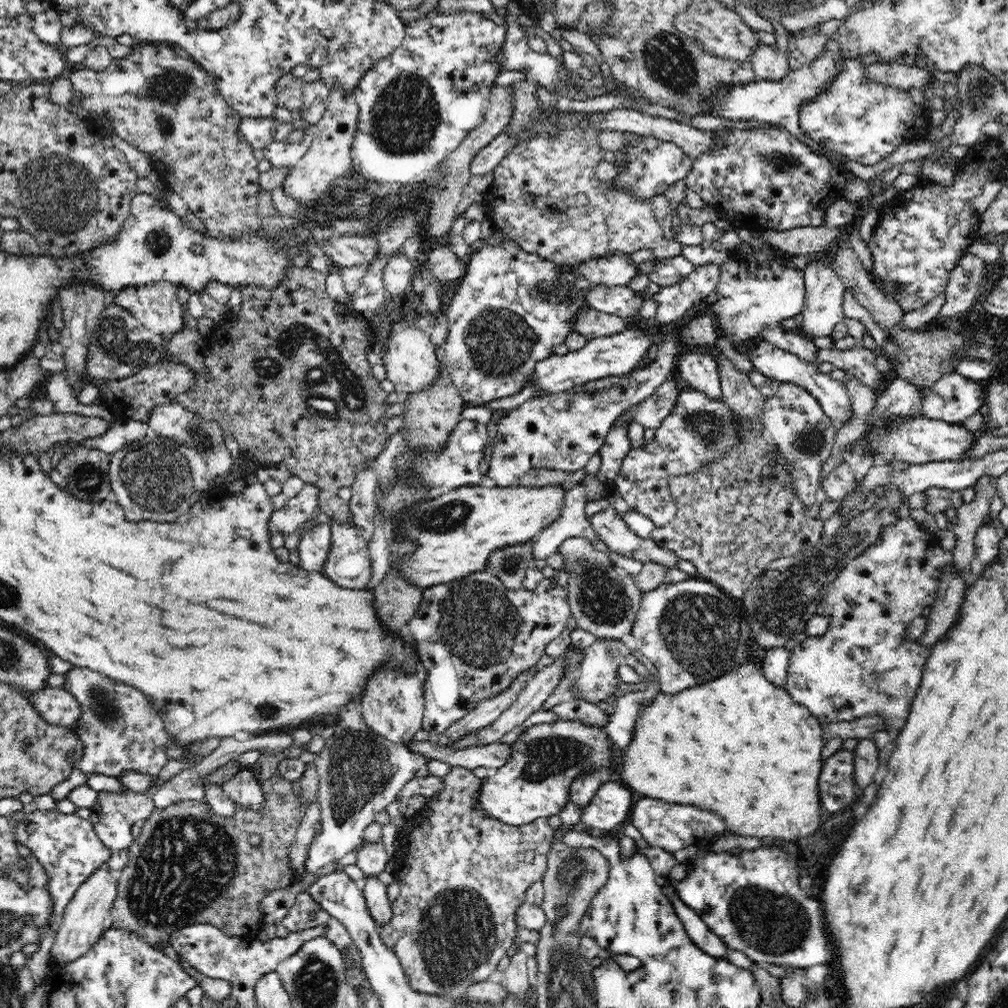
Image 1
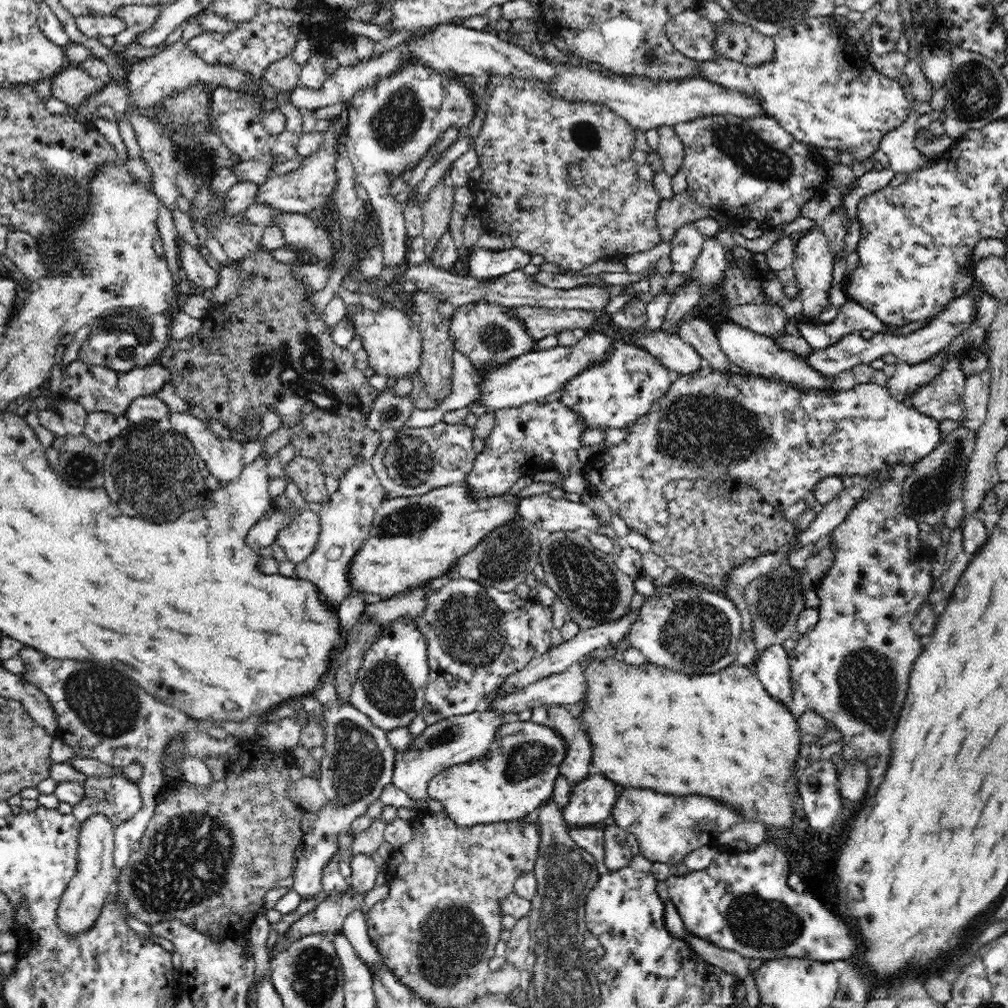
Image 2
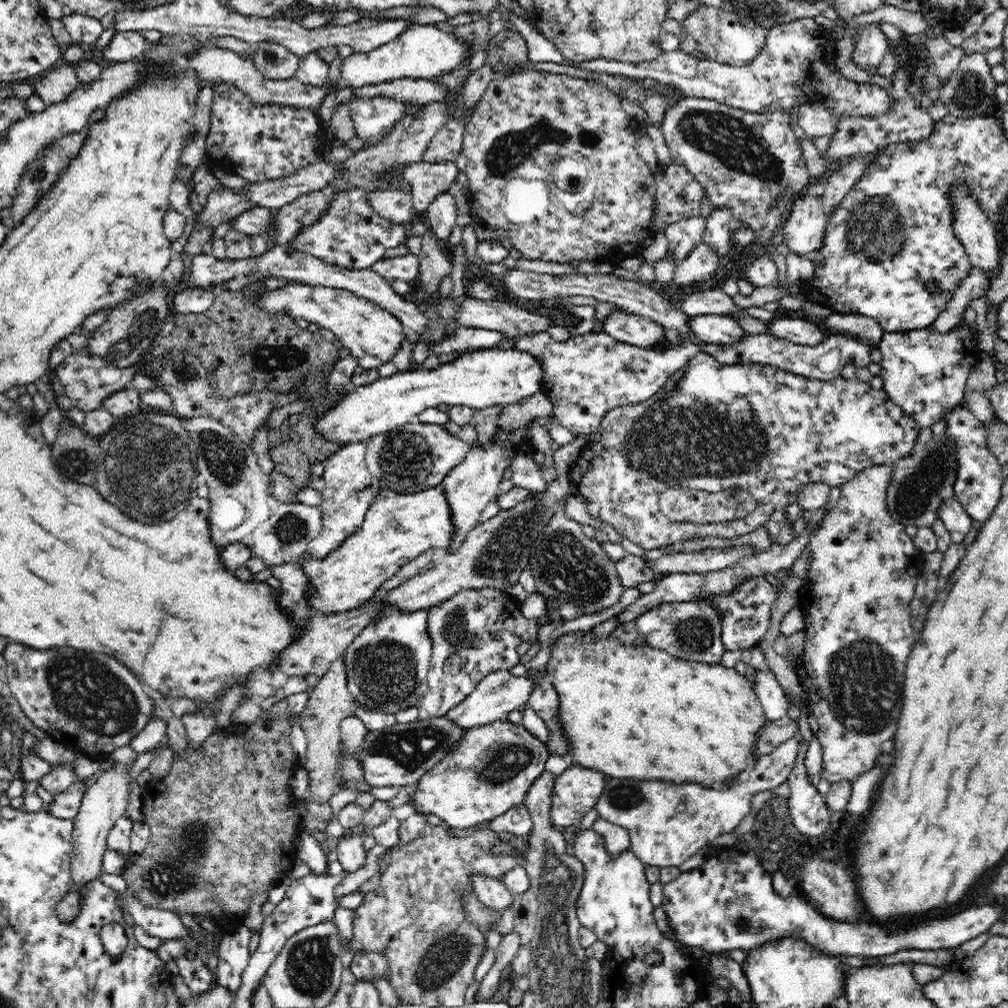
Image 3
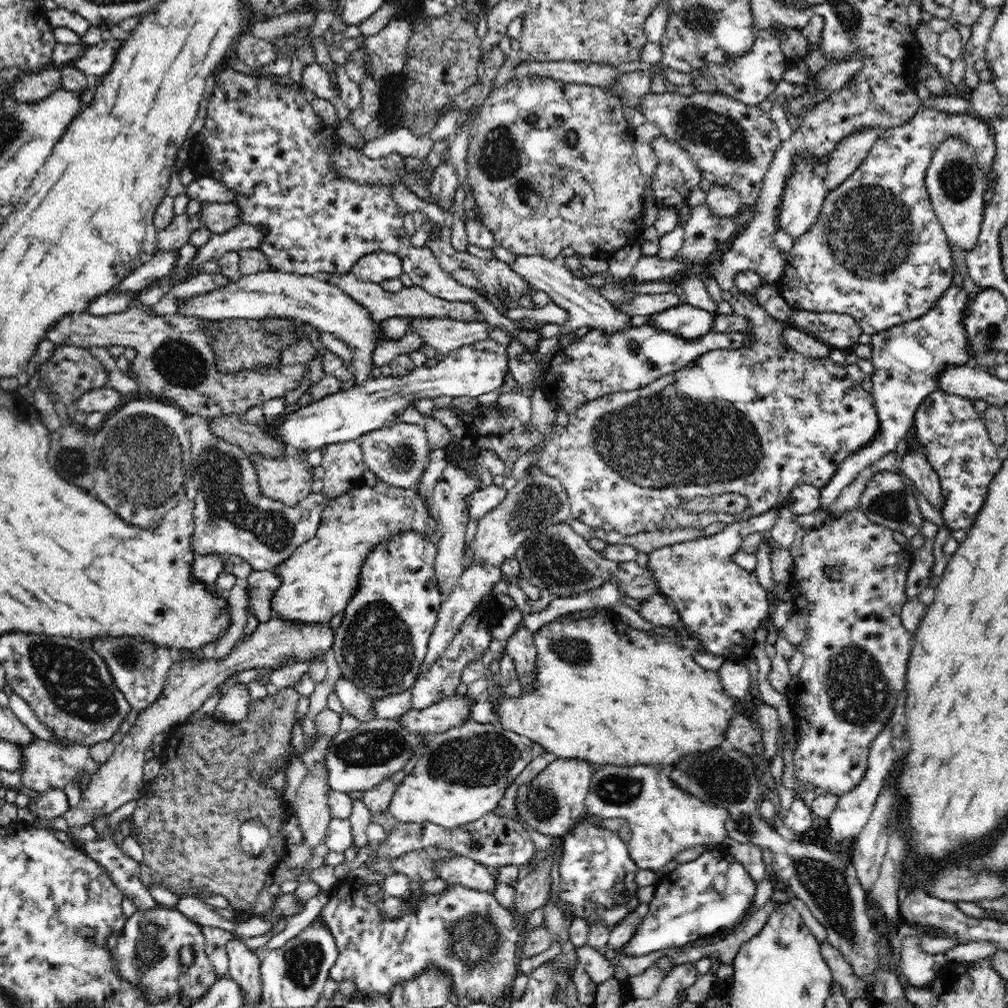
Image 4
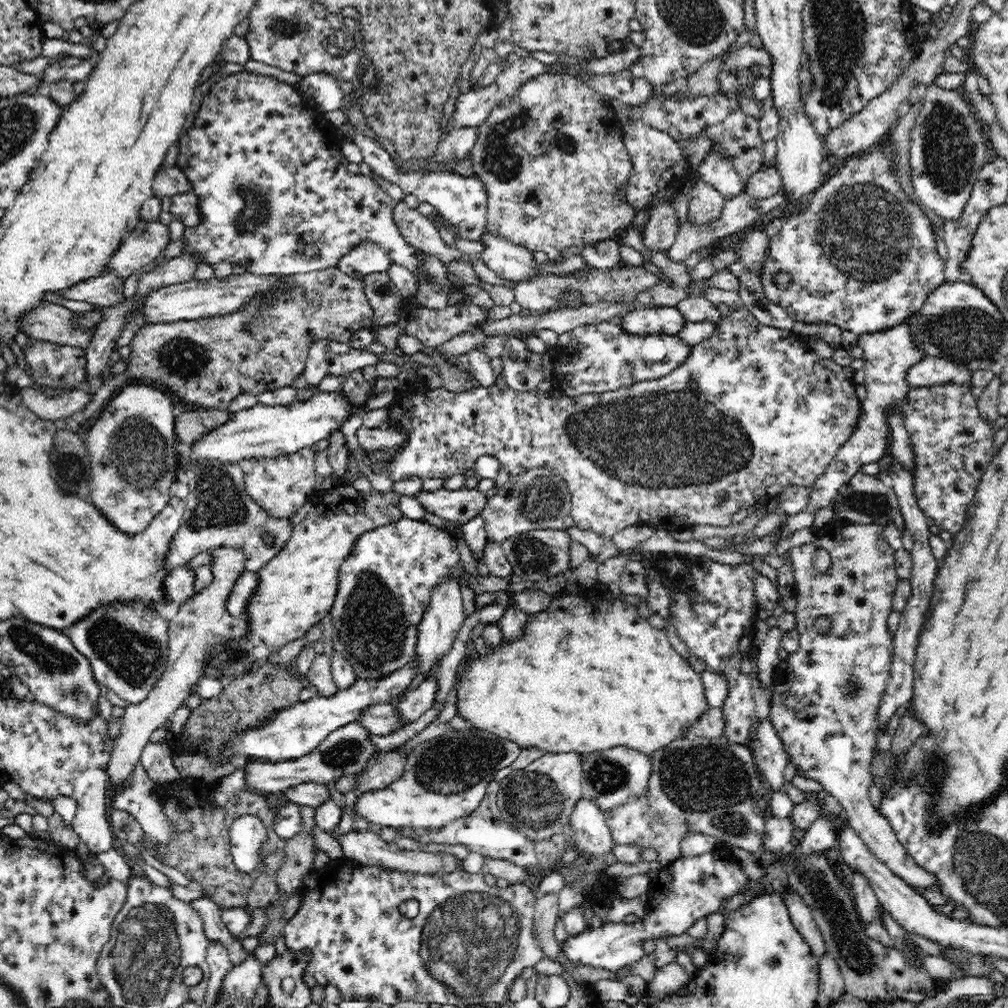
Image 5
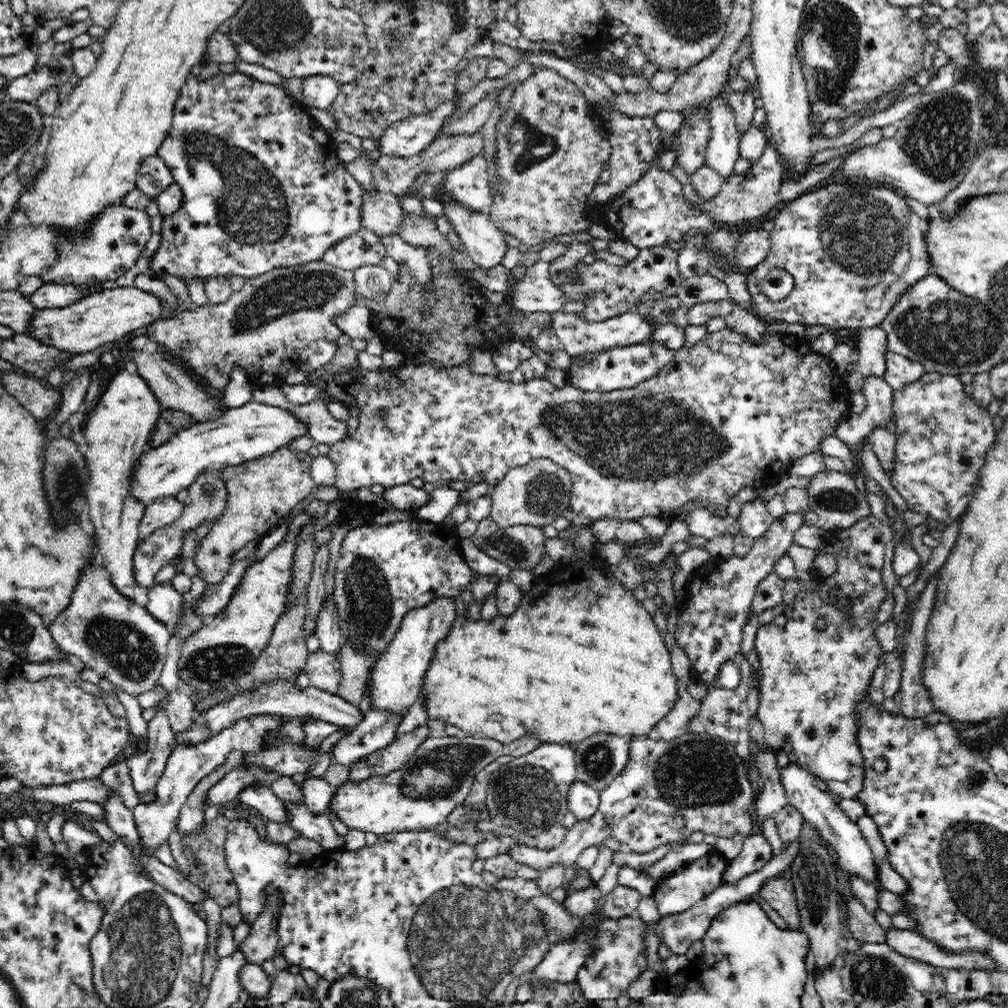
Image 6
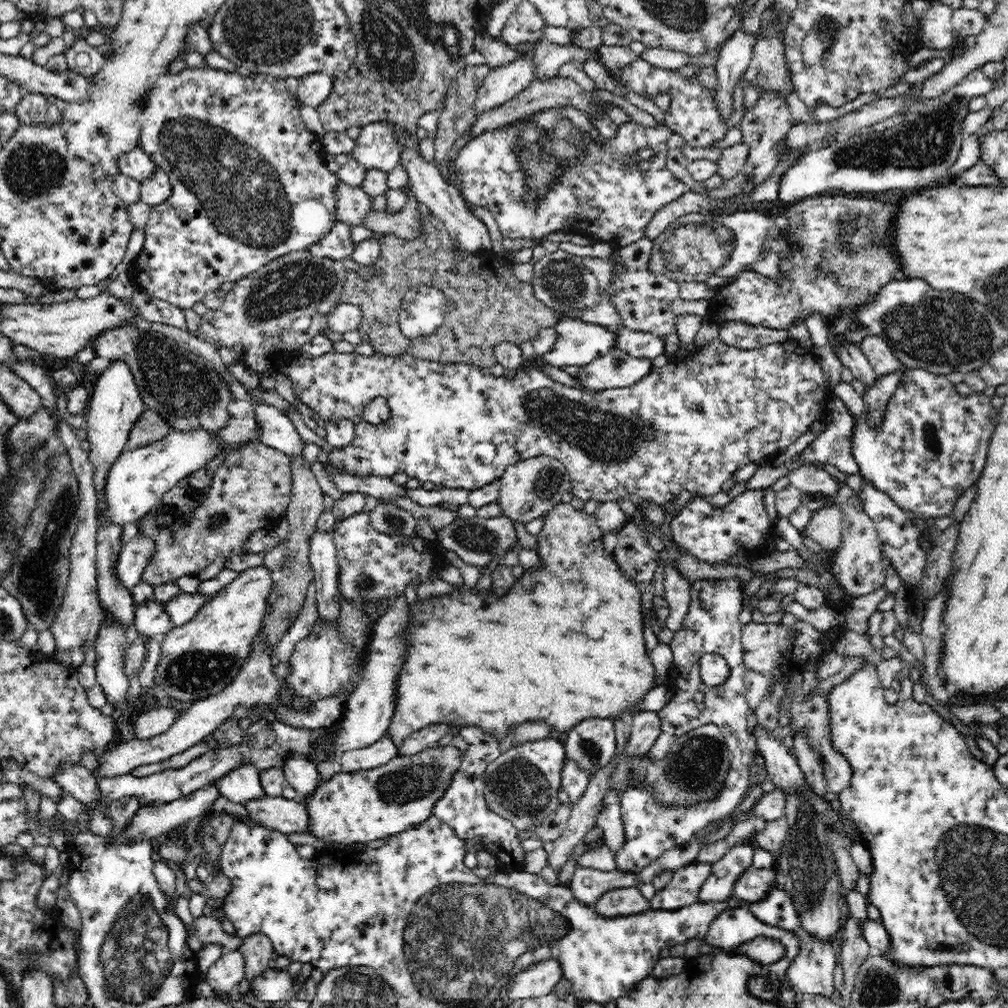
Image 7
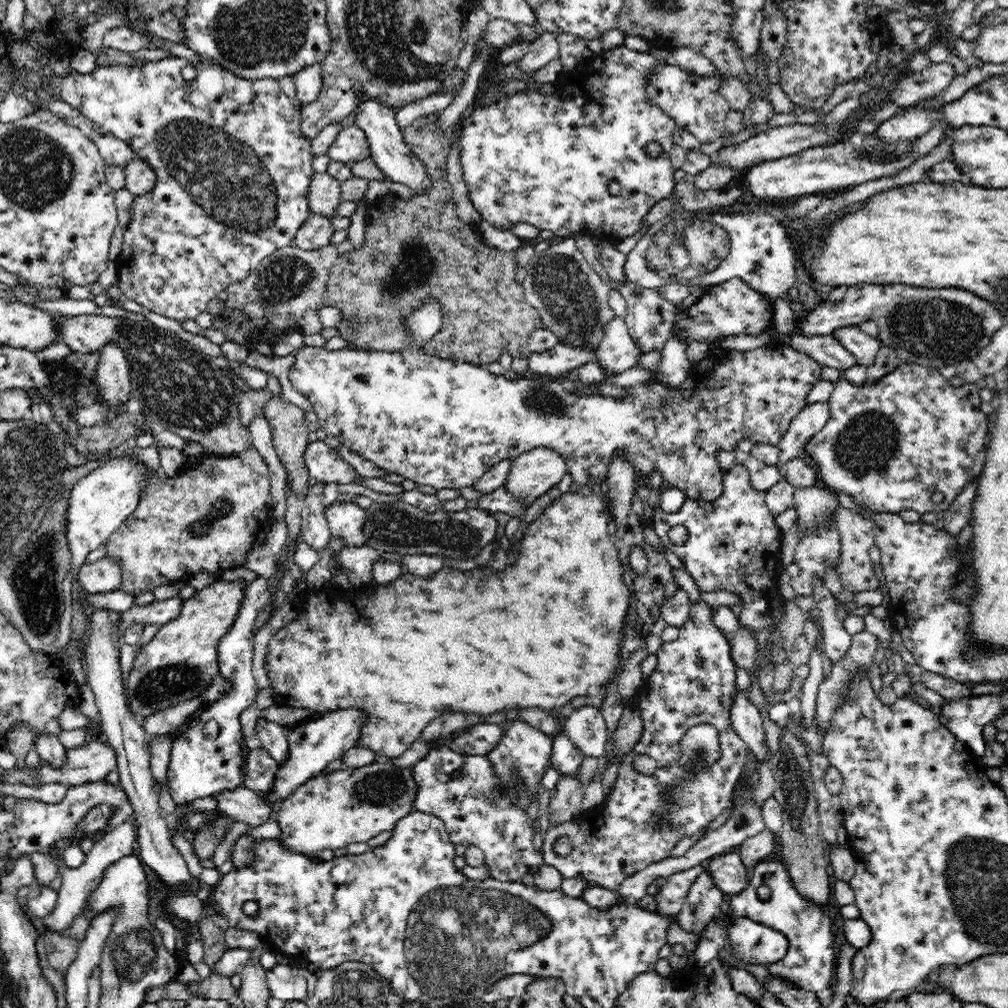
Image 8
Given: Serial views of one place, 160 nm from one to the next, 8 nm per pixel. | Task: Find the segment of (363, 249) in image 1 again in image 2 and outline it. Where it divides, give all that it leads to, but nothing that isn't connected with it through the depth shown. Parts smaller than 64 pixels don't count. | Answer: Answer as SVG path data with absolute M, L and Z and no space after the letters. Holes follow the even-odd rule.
M278 213L272 226L278 226L282 230L286 245L292 245L306 252L320 263L332 266L332 241L326 230L316 227L308 216L302 213Z

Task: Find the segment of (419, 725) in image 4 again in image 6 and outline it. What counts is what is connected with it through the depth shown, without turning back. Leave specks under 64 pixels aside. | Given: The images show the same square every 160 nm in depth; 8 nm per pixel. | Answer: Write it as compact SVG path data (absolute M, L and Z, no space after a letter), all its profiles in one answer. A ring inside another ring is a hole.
M278 680L278 682L272 682L272 684L264 684L260 690L252 692L252 694L234 696L232 700L228 700L224 704L218 704L211 710L198 713L186 730L175 733L175 744L196 744L198 741L222 732L224 728L232 726L238 719L256 714L273 714L274 716L283 716L283 718L292 718L292 720L296 718L317 718L330 724L336 724L339 727L352 728L363 721L363 716L358 711L358 704L350 704L347 700L335 694L321 691L312 685L301 688L297 683L289 684L289 682Z

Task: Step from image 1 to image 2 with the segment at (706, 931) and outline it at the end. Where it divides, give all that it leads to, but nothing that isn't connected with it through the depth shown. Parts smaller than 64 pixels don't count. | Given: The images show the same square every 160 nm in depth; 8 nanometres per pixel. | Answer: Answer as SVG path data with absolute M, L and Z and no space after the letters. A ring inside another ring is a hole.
M687 932L686 942L690 944L691 948L700 955L706 962L727 970L730 974L739 974L742 982L746 980L749 975L750 968L748 967L748 959L742 956L740 953L734 952L733 950L724 950L718 948L715 944L702 940L697 936Z

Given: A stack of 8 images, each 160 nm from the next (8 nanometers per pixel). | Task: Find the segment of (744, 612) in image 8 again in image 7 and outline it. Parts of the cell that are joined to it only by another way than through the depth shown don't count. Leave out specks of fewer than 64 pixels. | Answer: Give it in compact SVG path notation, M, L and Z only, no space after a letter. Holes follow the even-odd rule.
M746 490L722 508L708 504L703 498L694 498L686 508L672 516L669 526L671 540L687 550L685 554L708 564L729 564L732 556L752 560L760 553L760 548L768 548L770 540L776 536L764 506L764 490Z

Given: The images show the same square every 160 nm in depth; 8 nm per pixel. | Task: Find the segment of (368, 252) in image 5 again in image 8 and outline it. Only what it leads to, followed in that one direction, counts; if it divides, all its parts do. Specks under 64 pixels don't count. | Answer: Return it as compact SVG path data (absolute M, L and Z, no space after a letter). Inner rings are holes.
M314 214L296 234L294 245L302 250L316 250L321 246L332 244L331 236L335 232L330 220L325 216Z

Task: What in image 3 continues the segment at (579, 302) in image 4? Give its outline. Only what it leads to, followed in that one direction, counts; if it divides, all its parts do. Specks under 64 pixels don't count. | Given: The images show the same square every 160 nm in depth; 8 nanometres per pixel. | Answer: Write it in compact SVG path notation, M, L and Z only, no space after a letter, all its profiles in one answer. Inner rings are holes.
M617 307L603 320L602 330L617 341L648 350L666 350L670 342L661 324Z

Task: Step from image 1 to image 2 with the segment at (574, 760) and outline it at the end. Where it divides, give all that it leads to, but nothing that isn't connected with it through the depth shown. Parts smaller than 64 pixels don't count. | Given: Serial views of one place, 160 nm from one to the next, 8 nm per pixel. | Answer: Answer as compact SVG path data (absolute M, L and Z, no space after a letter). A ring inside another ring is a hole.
M512 720L497 728L485 759L452 765L433 776L426 792L452 811L452 820L464 827L516 822L553 798L560 766L568 756L568 741L546 722Z

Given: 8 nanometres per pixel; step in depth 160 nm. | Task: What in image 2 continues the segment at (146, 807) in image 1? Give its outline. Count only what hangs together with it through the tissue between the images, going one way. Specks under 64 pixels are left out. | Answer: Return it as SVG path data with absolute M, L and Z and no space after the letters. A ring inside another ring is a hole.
M125 776L88 777L83 787L86 795L72 805L71 812L80 822L102 813L116 828L130 820L142 804L139 785Z

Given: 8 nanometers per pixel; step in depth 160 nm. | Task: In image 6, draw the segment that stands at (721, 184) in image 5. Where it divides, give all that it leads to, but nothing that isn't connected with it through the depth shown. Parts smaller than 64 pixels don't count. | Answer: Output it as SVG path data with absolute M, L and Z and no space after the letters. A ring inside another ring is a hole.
M719 94L708 105L710 140L704 152L705 164L724 180L731 180L739 155L740 138L735 123L735 112L728 98Z

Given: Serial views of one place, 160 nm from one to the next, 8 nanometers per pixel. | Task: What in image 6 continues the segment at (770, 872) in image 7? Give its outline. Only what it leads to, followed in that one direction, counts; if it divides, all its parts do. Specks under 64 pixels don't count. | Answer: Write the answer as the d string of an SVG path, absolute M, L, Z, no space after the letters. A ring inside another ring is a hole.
M786 876L770 878L757 893L760 900L767 902L768 907L775 910L792 931L801 931L794 887Z

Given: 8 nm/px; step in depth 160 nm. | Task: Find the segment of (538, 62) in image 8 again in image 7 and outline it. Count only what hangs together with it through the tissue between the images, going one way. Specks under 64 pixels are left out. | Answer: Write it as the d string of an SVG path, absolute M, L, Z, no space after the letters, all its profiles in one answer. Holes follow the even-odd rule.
M526 53L517 57L510 64L494 67L486 75L482 86L474 99L474 115L515 97L520 91L526 90L534 82L534 66L532 54Z

